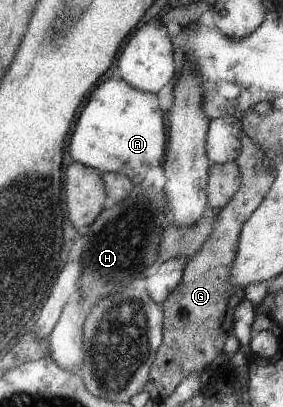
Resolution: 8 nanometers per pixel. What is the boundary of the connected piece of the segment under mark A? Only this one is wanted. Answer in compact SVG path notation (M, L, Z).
M108 79L92 90L76 120L68 146L70 156L100 173L125 174L134 186L136 182L144 184L146 172L160 172L165 158L164 113L157 93L134 88L122 79Z

